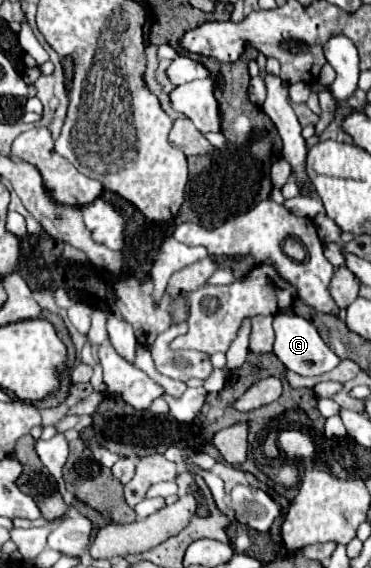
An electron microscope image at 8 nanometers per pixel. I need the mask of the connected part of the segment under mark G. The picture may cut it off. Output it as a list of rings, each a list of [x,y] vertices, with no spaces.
[[[279,313],[273,321],[273,329],[275,329],[275,355],[279,357],[279,361],[295,371],[297,375],[305,375],[305,377],[315,377],[315,375],[323,375],[331,369],[335,369],[339,365],[339,357],[325,345],[325,341],[319,337],[315,325],[299,315],[285,315],[285,313]]]

